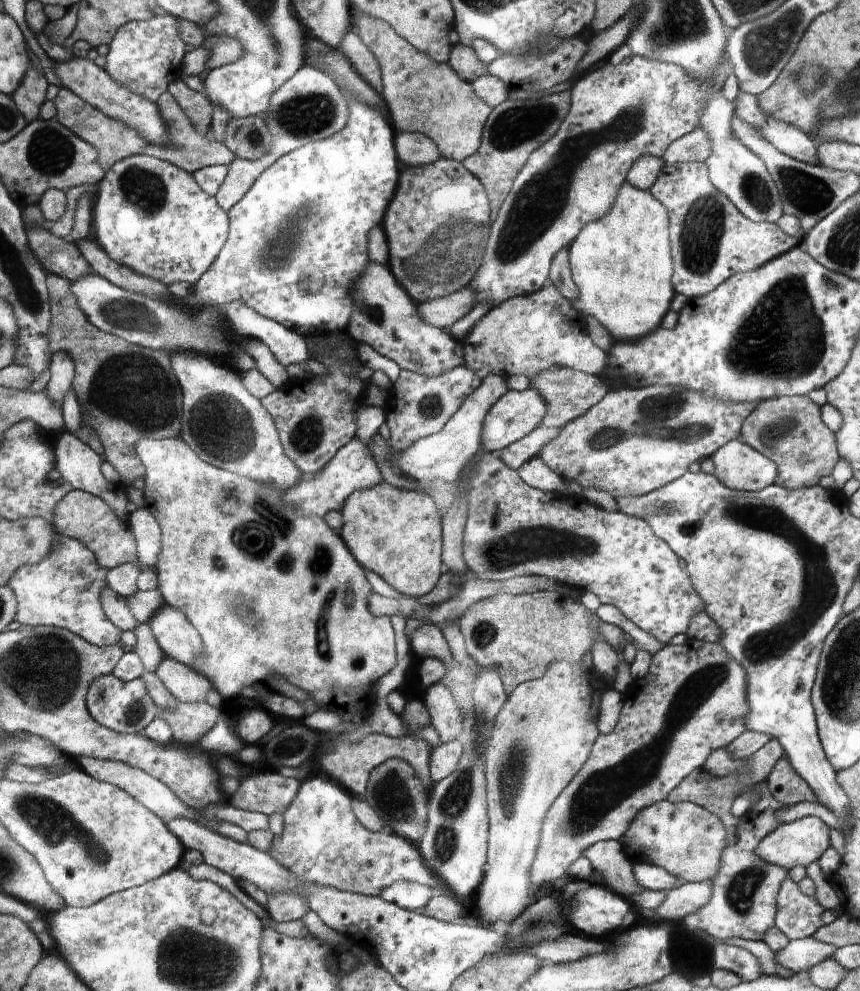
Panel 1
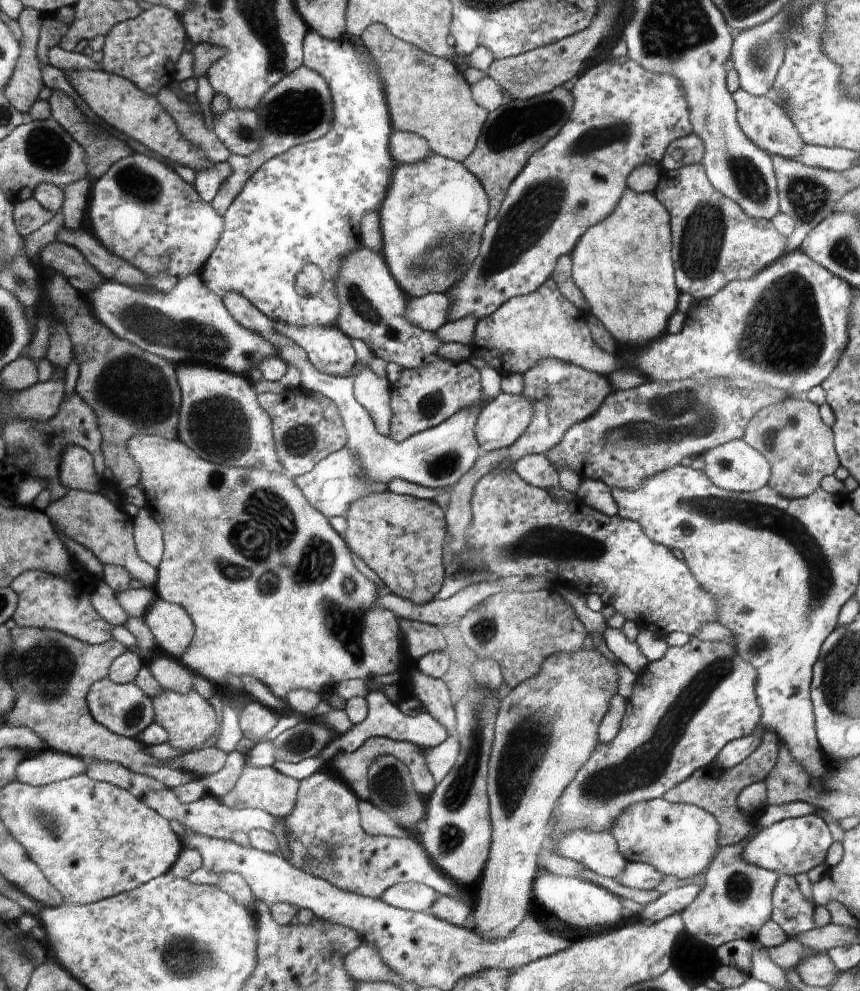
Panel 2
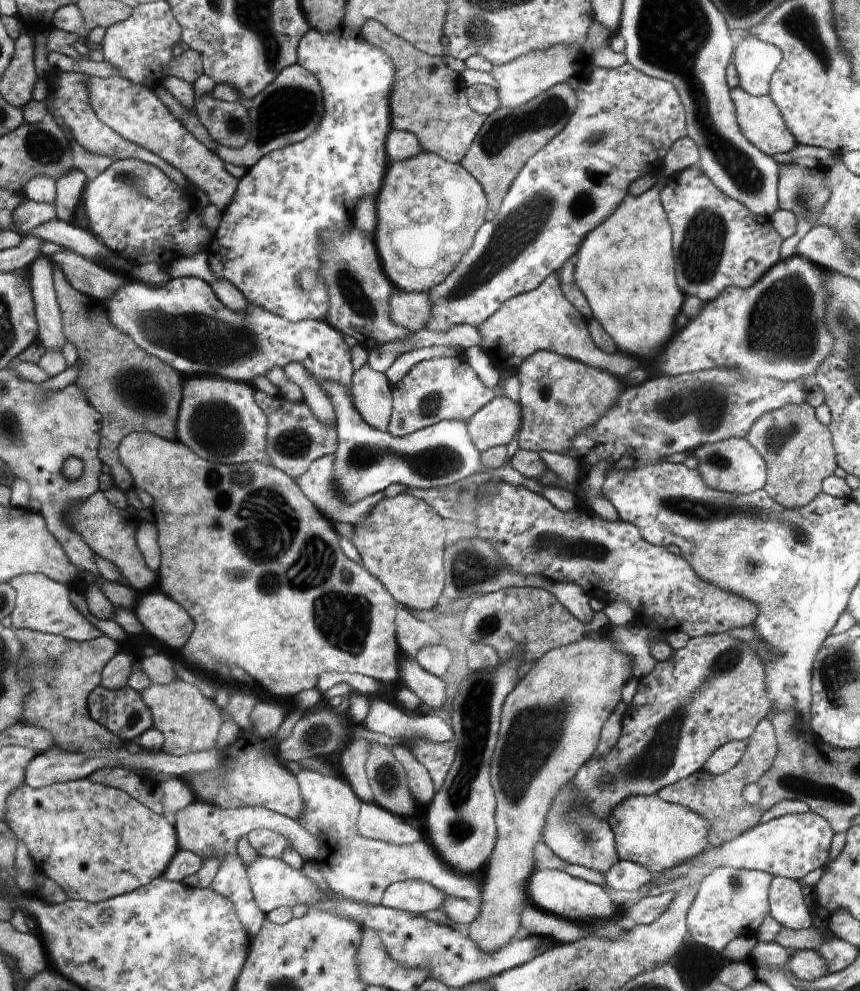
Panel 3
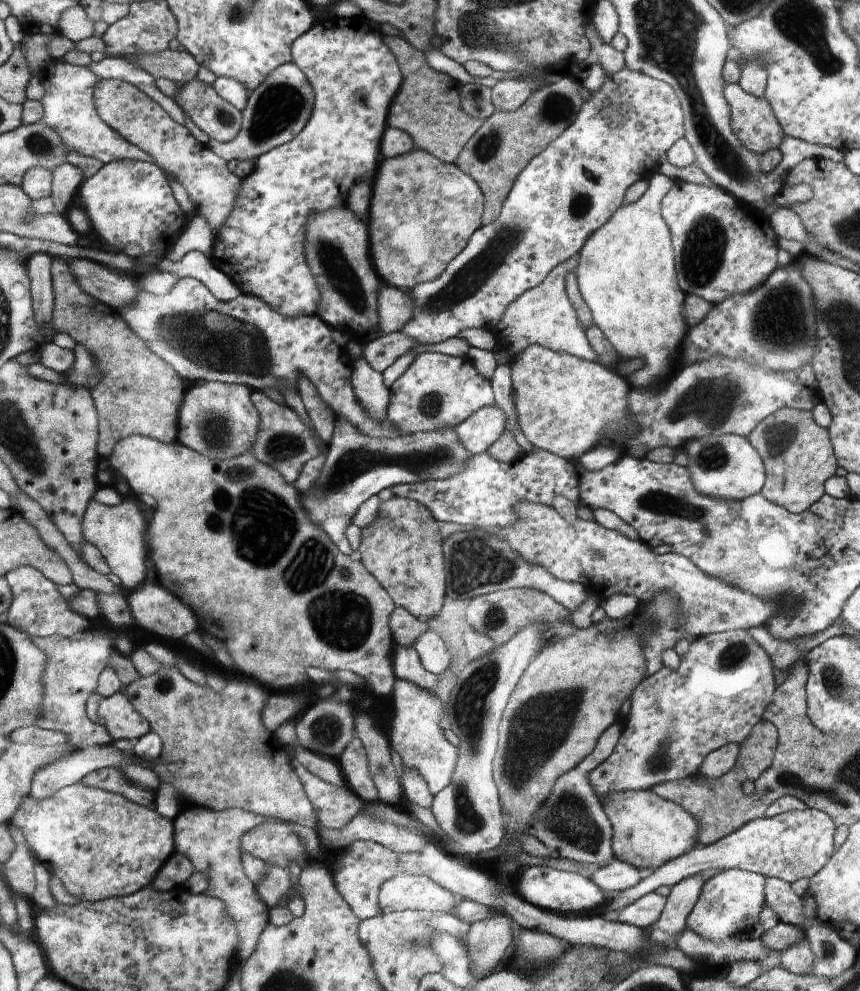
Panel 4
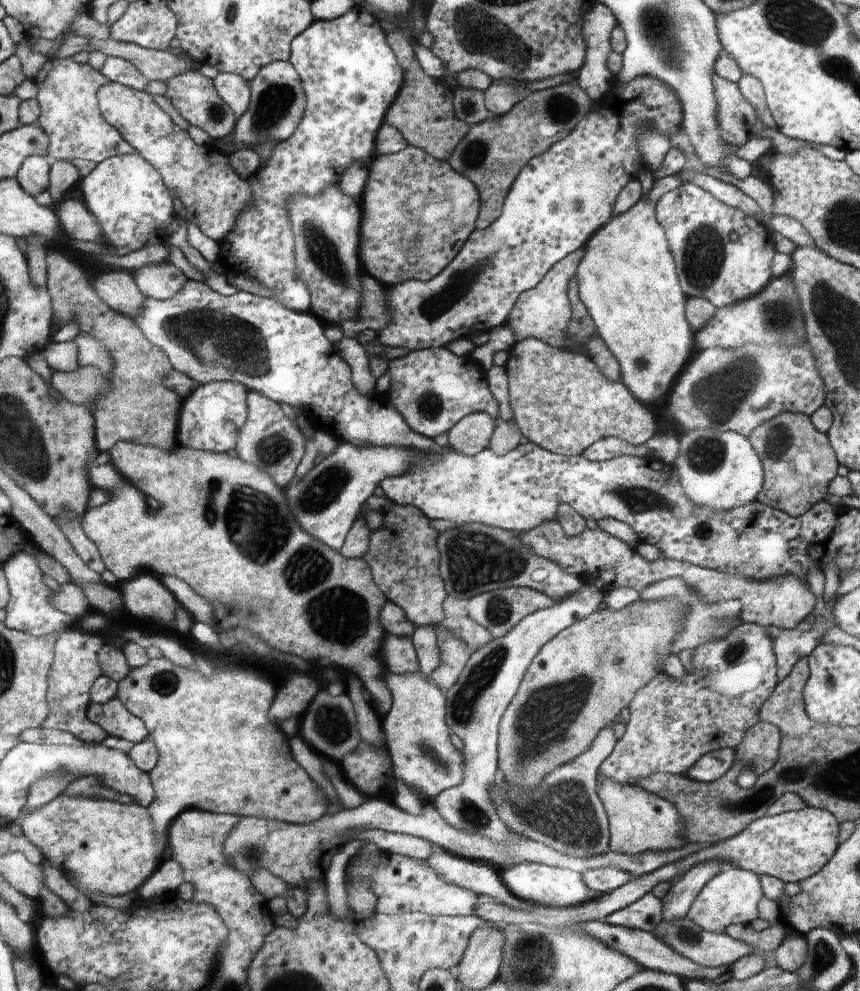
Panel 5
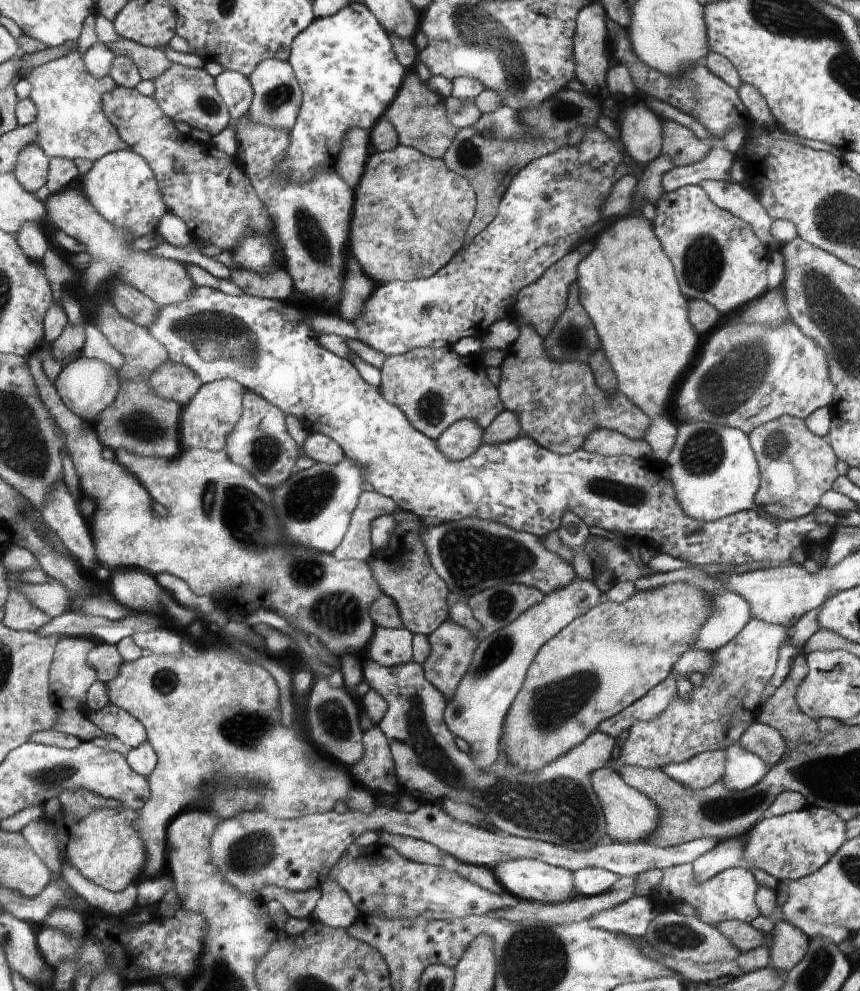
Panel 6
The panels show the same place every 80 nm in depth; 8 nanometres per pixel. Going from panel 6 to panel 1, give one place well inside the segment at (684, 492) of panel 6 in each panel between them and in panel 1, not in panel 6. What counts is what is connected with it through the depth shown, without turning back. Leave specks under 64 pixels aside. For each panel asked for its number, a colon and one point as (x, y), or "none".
1: (739, 466)
2: (736, 466)
3: (733, 465)
4: (729, 466)
5: (721, 470)

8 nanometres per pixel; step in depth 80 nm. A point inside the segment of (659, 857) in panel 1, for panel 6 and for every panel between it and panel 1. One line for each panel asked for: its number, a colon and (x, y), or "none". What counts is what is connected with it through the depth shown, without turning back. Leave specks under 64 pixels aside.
2: (675, 838)
3: (661, 836)
4: (648, 830)
5: (639, 821)
6: (631, 817)

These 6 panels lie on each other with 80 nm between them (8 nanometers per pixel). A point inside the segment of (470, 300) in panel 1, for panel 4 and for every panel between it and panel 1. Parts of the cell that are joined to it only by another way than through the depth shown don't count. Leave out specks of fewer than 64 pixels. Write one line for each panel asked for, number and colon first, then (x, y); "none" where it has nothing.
2: (429, 312)
3: (413, 310)
4: (396, 307)

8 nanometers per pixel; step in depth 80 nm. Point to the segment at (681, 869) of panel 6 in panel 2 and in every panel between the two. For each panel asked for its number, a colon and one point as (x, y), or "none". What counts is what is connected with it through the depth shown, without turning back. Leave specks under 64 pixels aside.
2: (736, 899)
3: (729, 902)
4: (730, 902)
5: (730, 898)

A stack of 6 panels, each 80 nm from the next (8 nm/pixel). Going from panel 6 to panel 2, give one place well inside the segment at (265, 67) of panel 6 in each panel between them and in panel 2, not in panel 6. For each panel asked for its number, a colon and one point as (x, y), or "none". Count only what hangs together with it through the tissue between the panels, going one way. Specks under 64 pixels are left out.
2: (300, 109)
3: (290, 111)
4: (275, 113)
5: (277, 104)

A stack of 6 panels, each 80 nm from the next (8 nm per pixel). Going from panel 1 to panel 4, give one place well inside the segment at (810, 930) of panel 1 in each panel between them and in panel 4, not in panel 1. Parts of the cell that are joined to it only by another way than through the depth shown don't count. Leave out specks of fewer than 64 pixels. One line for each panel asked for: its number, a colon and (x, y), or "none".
2: (792, 911)
3: (786, 904)
4: (781, 898)

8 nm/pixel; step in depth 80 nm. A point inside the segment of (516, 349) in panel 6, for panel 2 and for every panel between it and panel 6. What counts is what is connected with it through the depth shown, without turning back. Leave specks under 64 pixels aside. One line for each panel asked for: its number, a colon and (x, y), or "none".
2: (563, 394)
3: (558, 397)
4: (564, 405)
5: (561, 401)

